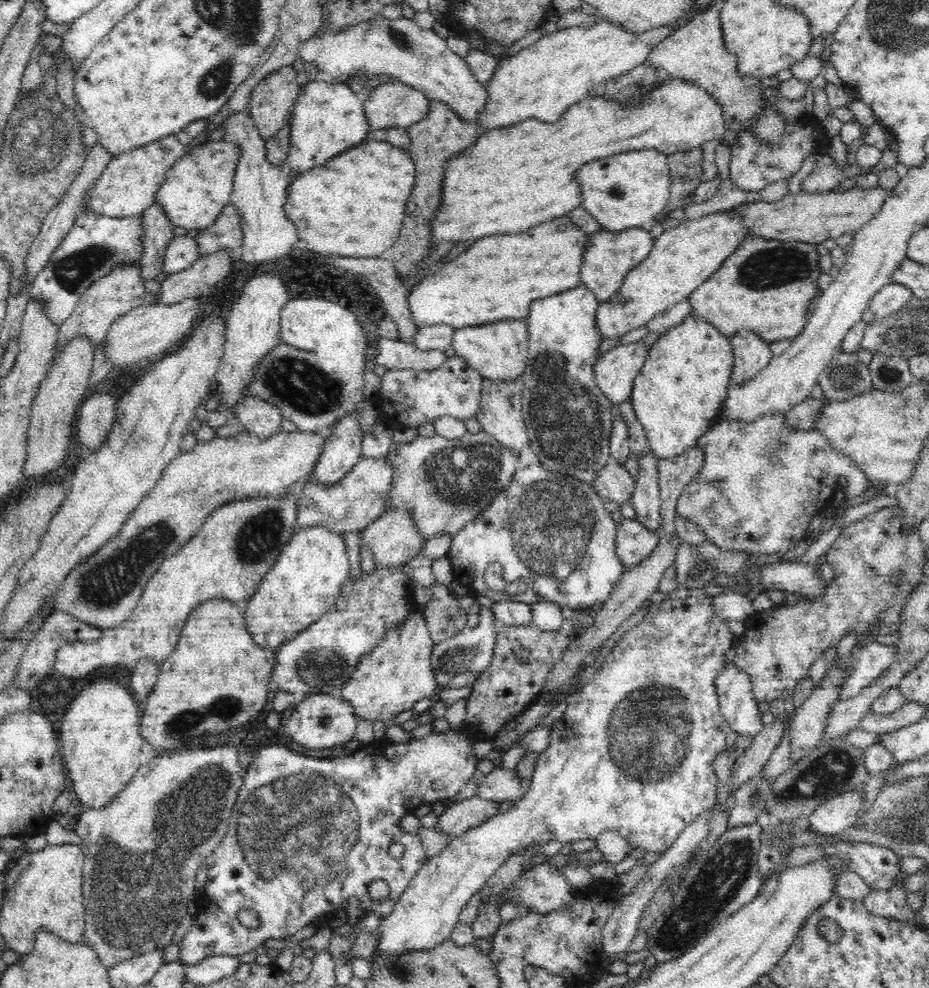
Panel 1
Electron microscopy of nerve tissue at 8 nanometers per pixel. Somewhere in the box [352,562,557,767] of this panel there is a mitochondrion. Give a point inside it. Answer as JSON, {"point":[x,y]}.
{"point":[460,656]}

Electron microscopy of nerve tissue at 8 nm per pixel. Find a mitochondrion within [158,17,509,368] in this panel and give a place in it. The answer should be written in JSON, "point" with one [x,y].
{"point":[214,81]}

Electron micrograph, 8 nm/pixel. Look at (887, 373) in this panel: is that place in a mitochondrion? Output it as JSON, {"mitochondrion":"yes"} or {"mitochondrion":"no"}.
{"mitochondrion":"yes"}

